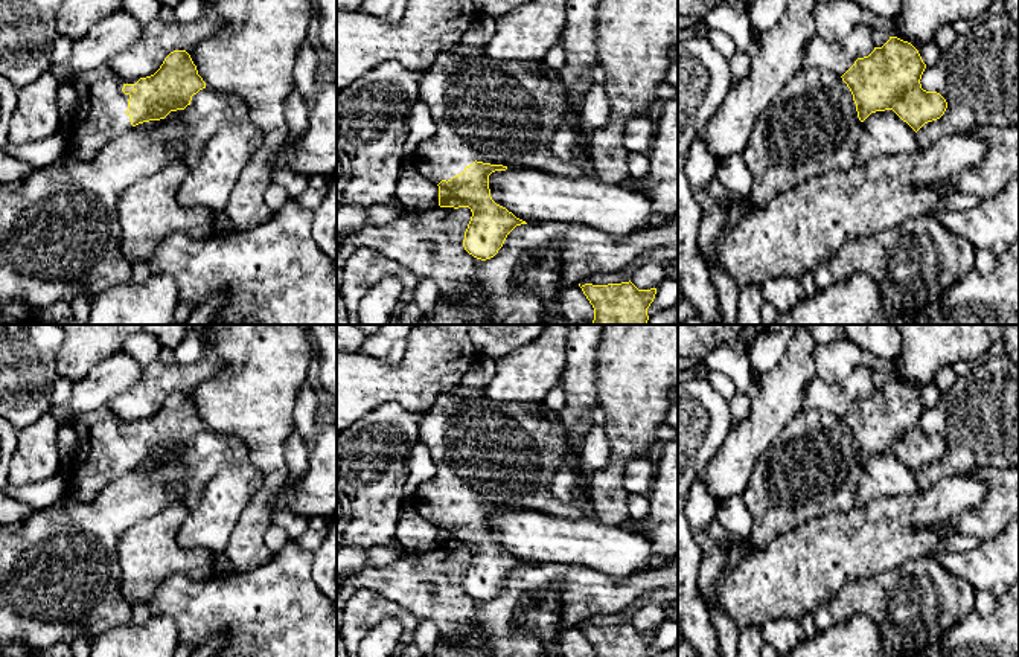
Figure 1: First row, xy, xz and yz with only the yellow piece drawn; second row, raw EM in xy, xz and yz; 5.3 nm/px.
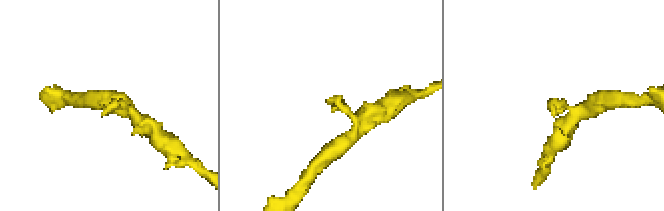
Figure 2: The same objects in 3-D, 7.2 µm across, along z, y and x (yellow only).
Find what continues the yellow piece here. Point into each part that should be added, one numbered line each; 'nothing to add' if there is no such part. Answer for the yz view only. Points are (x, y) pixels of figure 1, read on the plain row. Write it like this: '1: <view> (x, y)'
1: yz (812, 468)

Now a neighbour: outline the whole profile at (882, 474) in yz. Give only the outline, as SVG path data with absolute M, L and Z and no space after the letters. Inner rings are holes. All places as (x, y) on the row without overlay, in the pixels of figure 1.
M893 451L871 454L862 463L854 506L862 508L877 497L915 495L920 491L915 473Z

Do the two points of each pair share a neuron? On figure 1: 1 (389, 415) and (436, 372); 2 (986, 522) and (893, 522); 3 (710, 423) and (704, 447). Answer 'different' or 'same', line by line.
1: different
2: different
3: same

